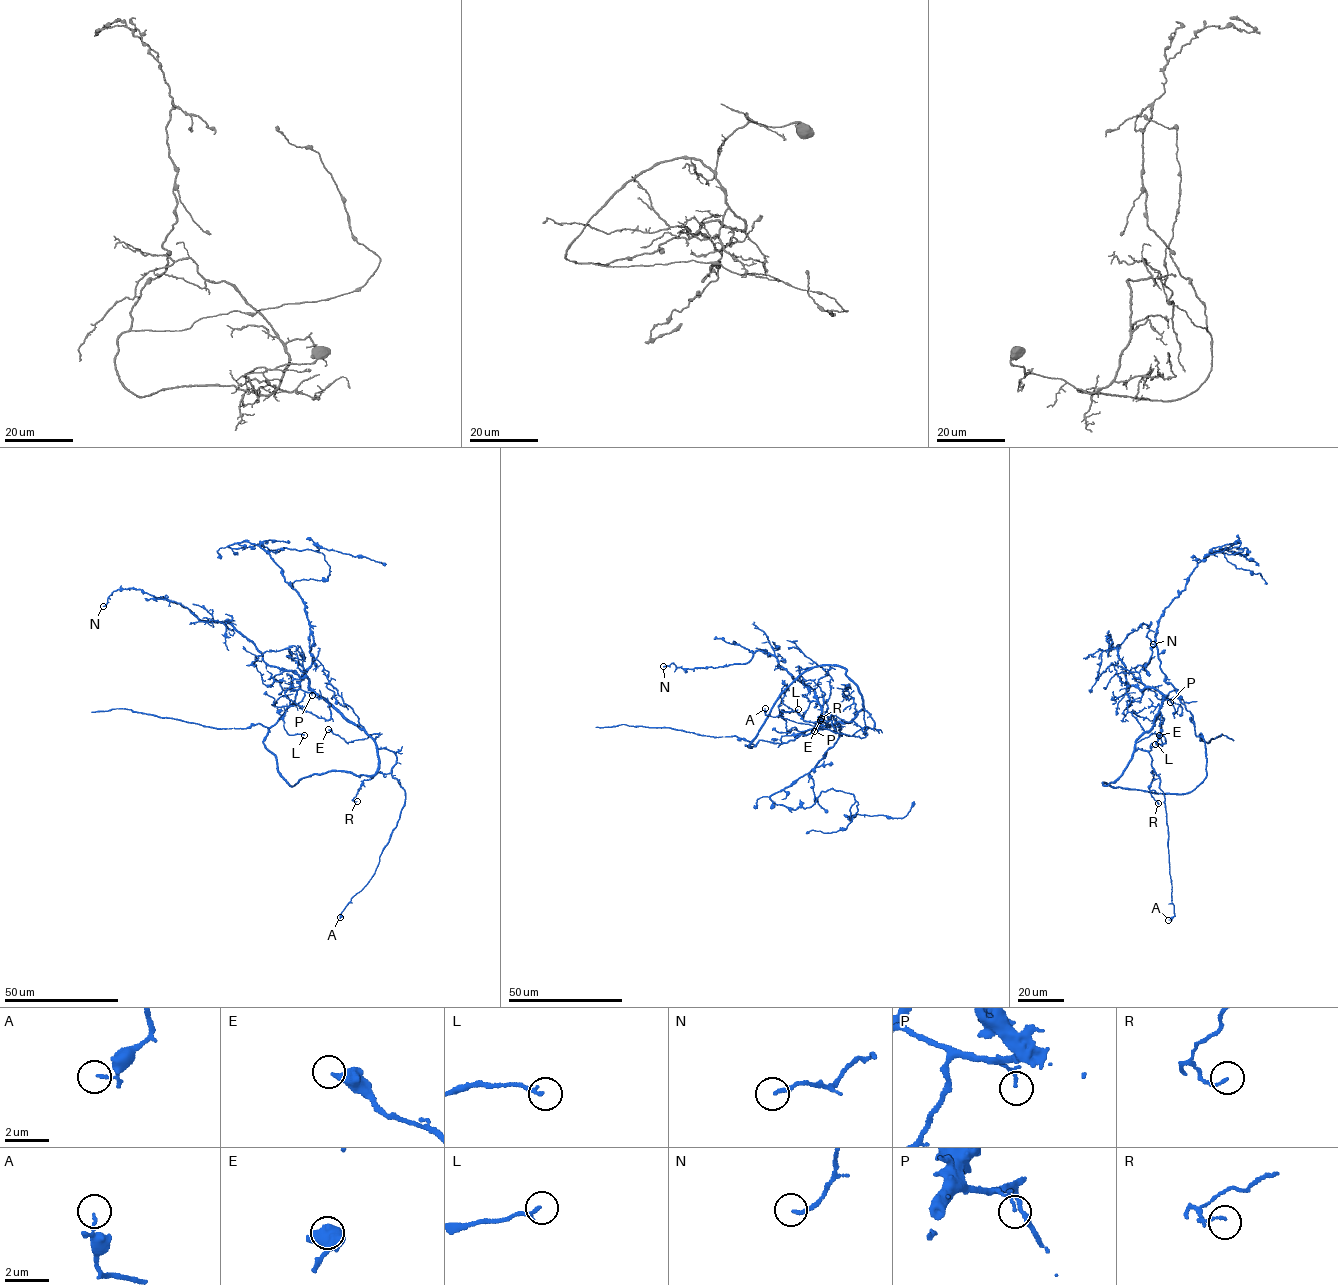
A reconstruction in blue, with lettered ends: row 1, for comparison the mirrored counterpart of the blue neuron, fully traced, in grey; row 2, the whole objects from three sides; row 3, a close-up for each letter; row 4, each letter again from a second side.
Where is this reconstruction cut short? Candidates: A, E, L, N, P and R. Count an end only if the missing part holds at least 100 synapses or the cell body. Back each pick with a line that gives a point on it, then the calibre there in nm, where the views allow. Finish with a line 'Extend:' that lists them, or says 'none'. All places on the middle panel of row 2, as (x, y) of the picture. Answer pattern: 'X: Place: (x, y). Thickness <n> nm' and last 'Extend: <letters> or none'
Extend: none

